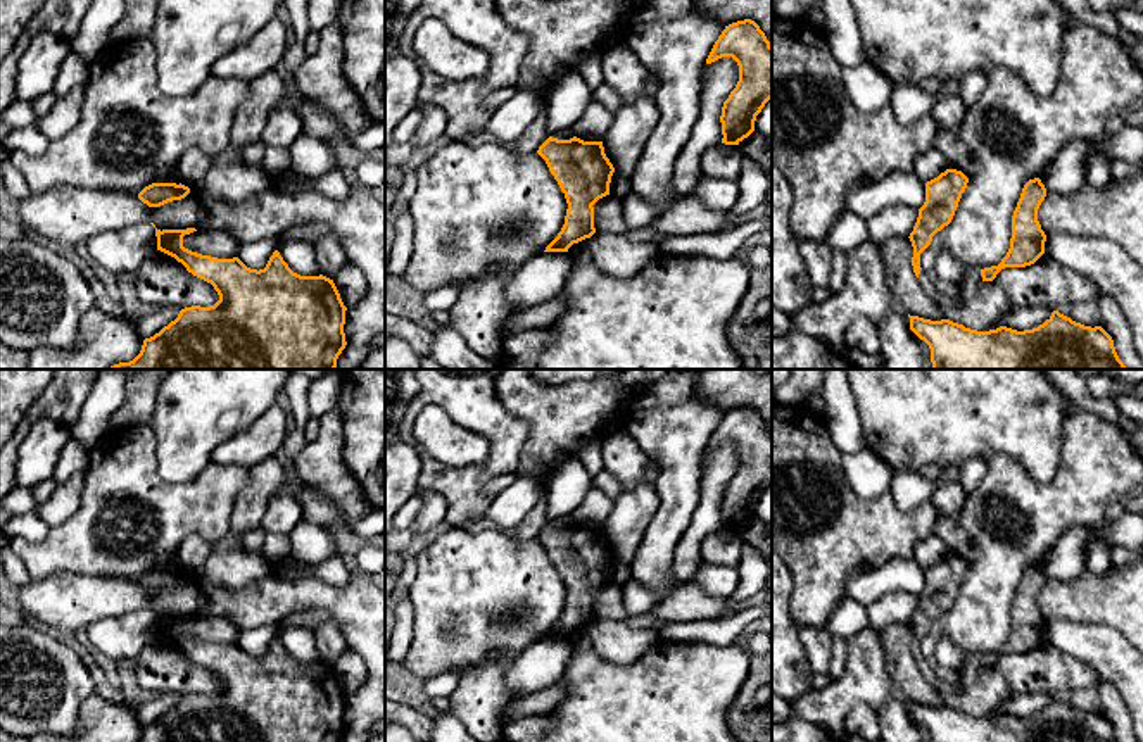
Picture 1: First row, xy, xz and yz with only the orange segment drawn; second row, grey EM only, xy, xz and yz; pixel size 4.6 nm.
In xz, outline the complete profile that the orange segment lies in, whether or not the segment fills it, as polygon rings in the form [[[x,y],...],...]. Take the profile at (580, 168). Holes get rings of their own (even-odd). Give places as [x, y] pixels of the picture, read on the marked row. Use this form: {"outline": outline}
{"outline": [[[549,136],[537,154],[546,160],[568,204],[565,224],[544,252],[568,252],[573,243],[596,233],[592,205],[609,195],[615,167],[603,141],[584,141],[577,136]]]}

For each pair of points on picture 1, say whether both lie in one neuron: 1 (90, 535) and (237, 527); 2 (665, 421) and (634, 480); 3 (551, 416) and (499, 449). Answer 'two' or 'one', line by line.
1: two
2: two
3: two

